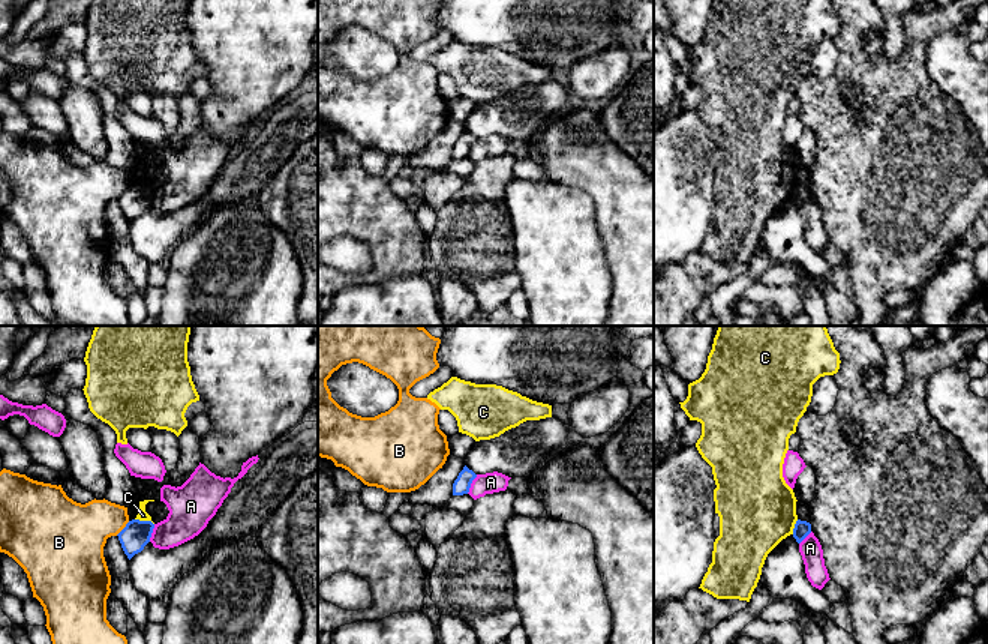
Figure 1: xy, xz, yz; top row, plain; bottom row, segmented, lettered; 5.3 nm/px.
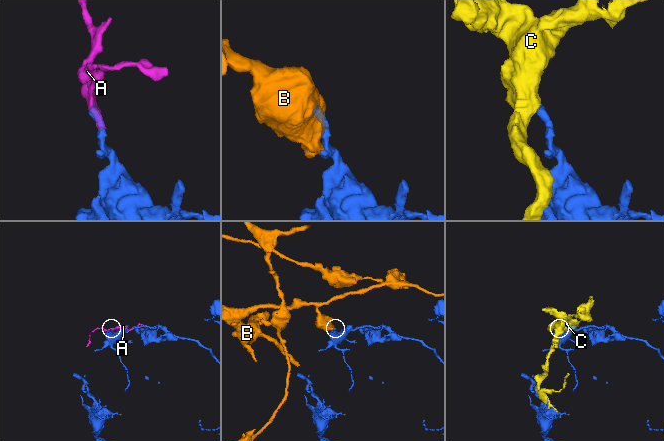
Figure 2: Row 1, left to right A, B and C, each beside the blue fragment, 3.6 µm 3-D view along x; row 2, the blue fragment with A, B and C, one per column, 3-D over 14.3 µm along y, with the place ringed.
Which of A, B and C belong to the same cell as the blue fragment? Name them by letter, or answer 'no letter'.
no letter

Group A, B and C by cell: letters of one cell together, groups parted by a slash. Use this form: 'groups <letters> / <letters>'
groups A / B / C

